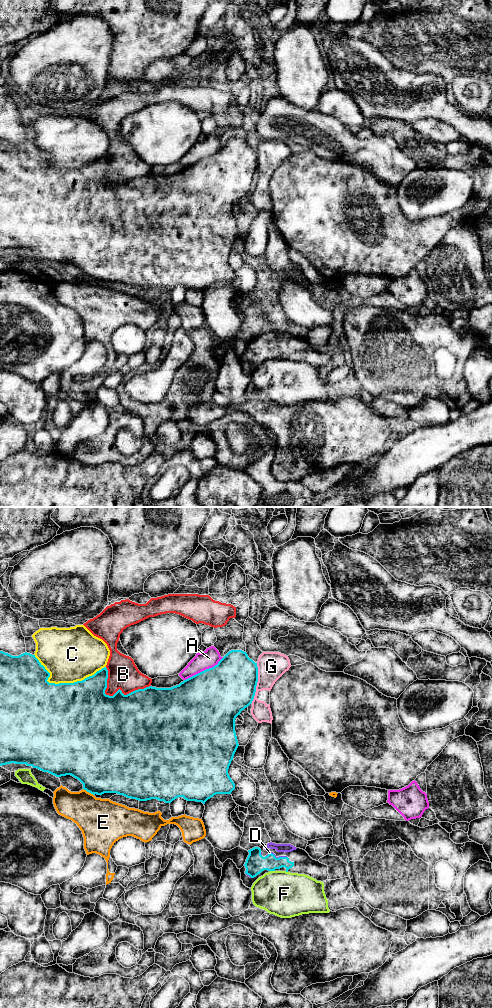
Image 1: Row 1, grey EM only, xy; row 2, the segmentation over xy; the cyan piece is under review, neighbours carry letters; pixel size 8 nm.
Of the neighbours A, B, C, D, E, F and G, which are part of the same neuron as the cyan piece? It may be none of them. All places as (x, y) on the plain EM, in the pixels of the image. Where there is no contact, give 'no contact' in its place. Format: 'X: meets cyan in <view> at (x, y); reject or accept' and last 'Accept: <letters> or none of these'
A: meets cyan in xy at (204, 158); reject
B: meets cyan in xy at (115, 181); reject
C: meets cyan in xy at (63, 171); reject
D: meets cyan in xy at (275, 345); accept
E: meets cyan in xy at (88, 279); reject
F: meets cyan in xy at (272, 358); reject
G: meets cyan in xy at (256, 171); reject
Accept: D

